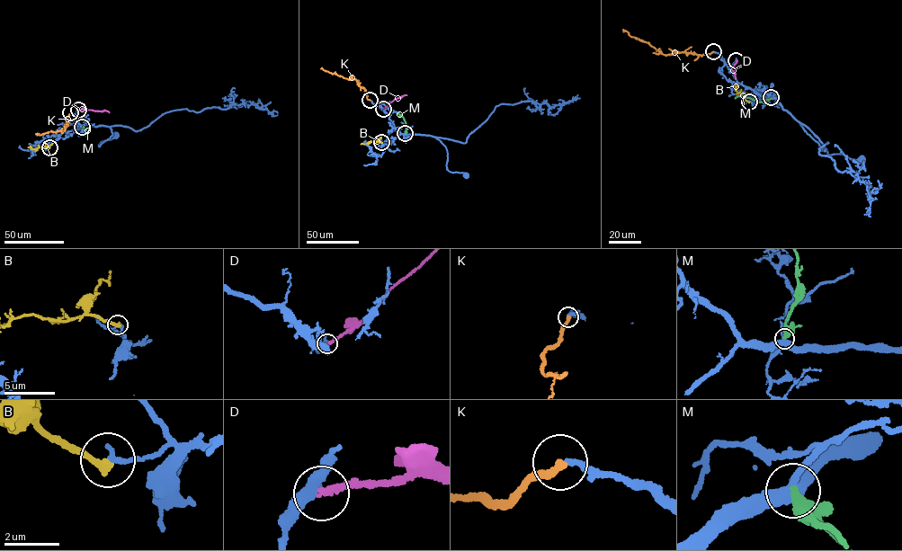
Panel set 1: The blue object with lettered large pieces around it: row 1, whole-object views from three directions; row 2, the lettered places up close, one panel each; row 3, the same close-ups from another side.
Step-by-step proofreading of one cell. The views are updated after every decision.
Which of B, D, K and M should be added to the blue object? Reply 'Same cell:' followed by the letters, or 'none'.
Same cell: K

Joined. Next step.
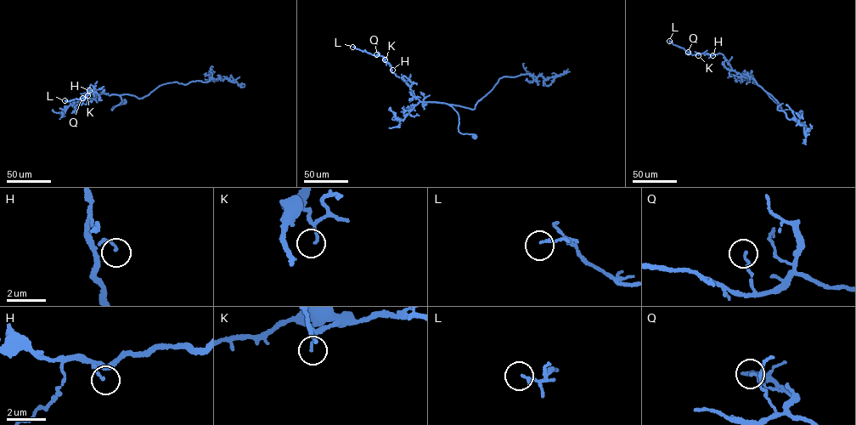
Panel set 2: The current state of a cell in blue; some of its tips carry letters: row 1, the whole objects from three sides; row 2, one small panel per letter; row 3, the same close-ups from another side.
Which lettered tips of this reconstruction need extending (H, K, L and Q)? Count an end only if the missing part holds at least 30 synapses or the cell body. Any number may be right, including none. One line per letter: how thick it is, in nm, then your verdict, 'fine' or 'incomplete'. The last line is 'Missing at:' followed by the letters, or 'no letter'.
H: 120 nm | fine
K: 110 nm | fine
L: 110 nm | fine
Q: 130 nm | fine
Missing at: no letter

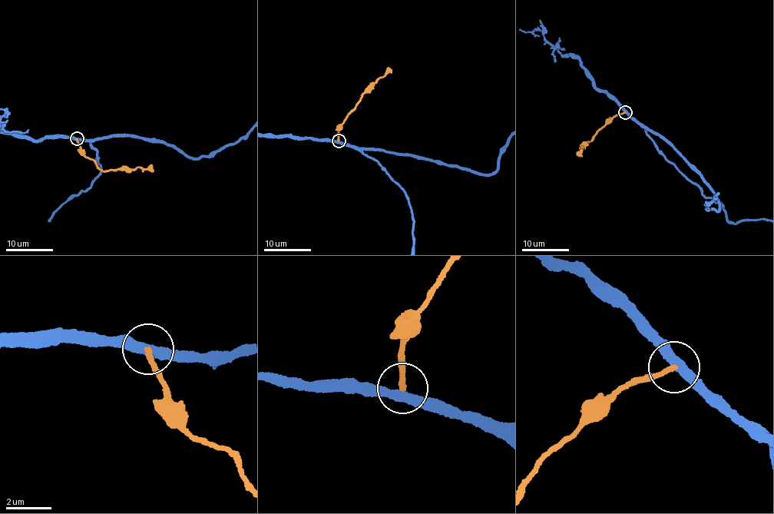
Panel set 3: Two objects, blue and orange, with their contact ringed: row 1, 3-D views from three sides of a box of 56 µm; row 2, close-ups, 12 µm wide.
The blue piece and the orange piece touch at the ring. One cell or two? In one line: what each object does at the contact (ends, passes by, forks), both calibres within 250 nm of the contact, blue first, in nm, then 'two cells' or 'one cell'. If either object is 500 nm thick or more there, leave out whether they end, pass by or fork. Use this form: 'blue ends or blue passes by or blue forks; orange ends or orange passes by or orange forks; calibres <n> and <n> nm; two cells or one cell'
blue passes by; orange ends; calibres 400 and 200 nm; two cells

